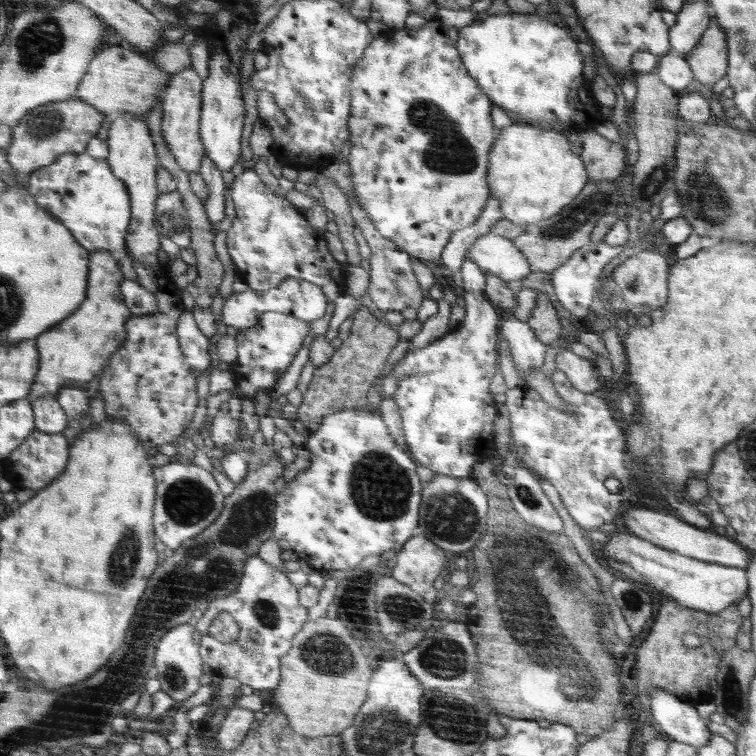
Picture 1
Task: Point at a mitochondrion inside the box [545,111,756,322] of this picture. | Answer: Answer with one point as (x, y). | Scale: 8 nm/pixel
(704, 196)

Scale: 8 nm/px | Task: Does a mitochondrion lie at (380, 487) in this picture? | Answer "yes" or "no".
yes

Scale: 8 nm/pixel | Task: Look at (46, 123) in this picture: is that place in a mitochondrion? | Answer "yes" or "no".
yes

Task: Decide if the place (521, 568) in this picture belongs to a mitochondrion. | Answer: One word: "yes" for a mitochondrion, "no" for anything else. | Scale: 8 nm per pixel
yes

